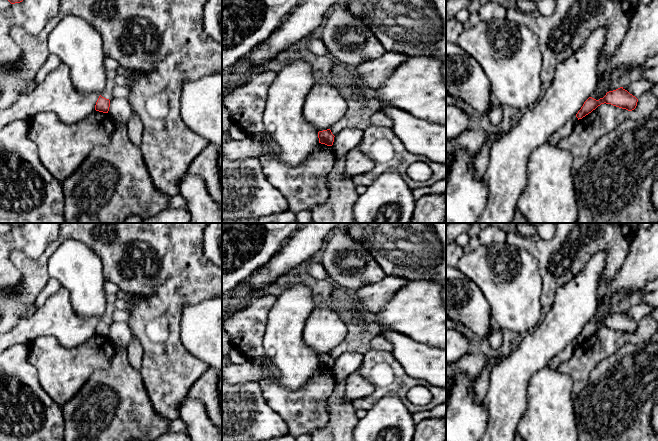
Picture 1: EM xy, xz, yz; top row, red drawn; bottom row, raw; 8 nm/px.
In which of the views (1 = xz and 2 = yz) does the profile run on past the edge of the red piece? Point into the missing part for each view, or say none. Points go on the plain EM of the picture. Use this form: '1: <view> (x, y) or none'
1: none
2: none

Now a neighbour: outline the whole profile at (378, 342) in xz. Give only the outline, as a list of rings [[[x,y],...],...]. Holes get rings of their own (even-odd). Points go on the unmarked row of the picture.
[[[375,333],[373,339],[371,340],[371,349],[372,350],[383,350],[383,351],[392,351],[392,344],[385,339],[382,335]]]

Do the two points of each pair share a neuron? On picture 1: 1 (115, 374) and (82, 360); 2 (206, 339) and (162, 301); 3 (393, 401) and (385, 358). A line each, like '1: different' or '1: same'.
1: different
2: different
3: different

